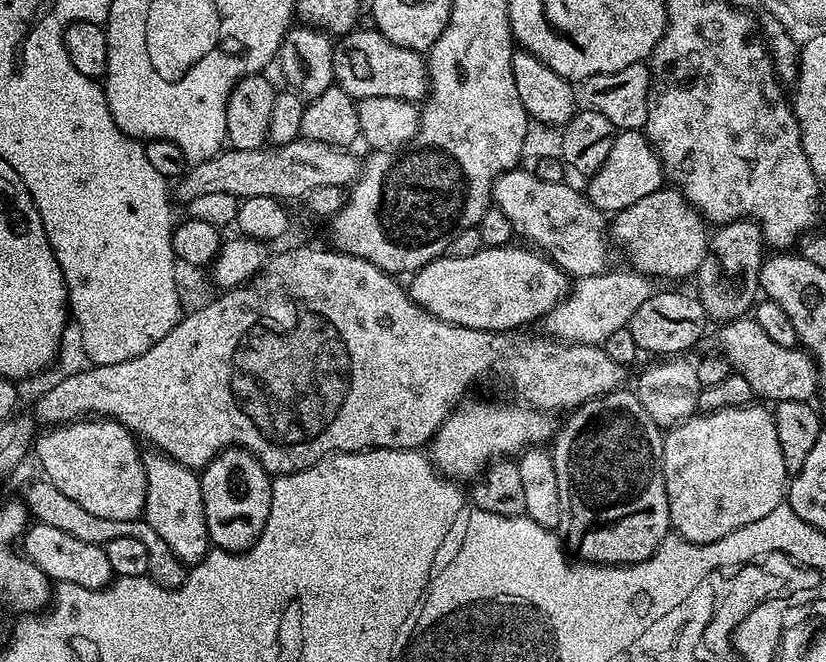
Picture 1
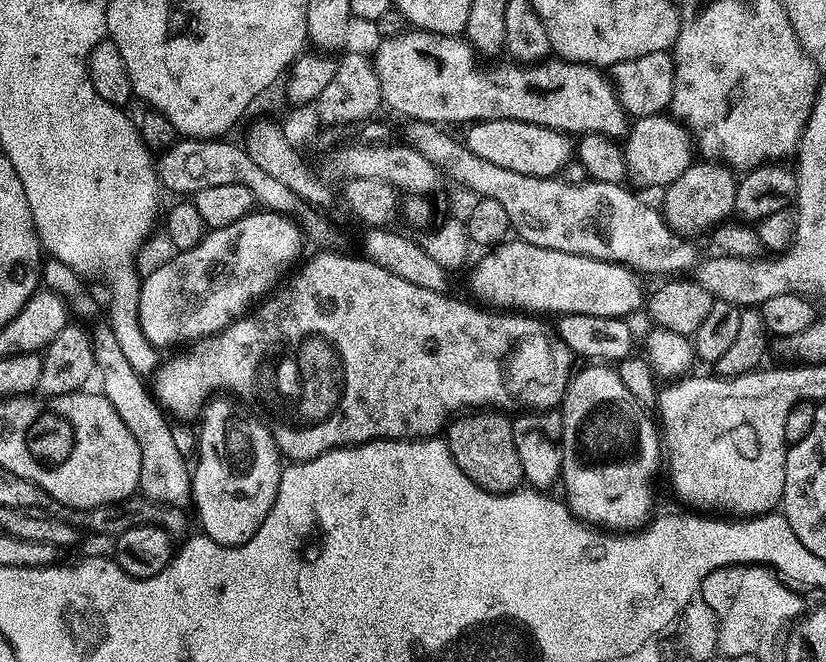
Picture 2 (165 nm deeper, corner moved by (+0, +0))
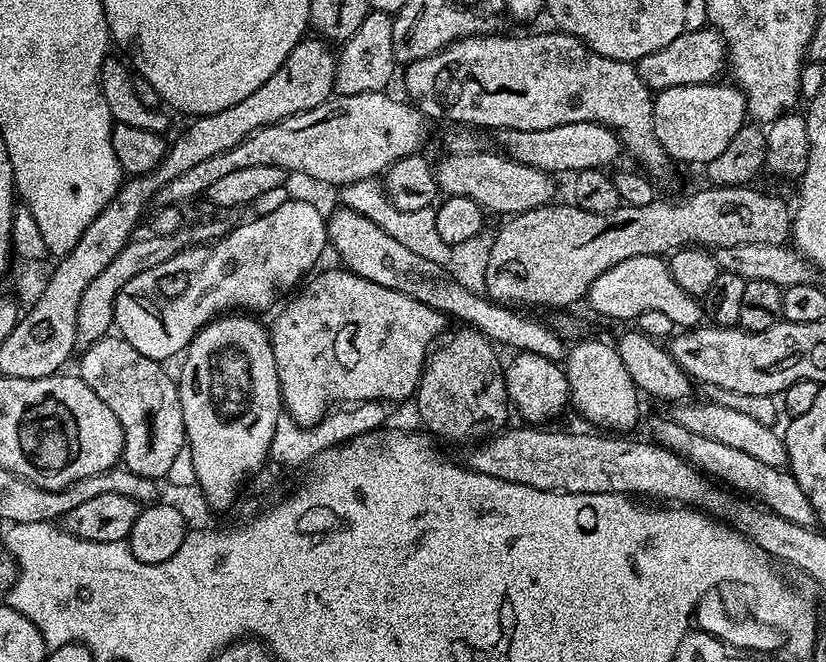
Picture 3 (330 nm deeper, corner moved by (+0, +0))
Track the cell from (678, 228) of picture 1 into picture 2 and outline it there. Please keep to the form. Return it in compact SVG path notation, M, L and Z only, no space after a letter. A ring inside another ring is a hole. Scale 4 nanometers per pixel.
M707 158L694 162L686 170L686 174L682 174L682 178L663 189L662 213L665 222L673 232L679 232L683 237L695 237L695 232L707 233L716 225L725 223L731 217L728 215L736 212L734 194L737 183L737 173L726 164Z

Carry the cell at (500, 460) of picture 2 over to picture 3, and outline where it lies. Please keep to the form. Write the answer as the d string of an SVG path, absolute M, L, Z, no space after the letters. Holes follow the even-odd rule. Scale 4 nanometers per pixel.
M460 326L453 336L445 335L431 349L428 361L424 364L424 373L420 376L420 385L416 388L414 405L420 420L429 428L433 437L441 436L452 444L475 445L507 429L510 403L504 377L505 365L500 362L497 345L479 331L469 326Z

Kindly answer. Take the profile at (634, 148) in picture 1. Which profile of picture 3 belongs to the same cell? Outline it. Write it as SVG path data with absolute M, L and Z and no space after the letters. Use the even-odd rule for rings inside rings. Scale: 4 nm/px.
M713 82L694 86L670 86L666 90L655 93L652 102L654 134L658 138L662 150L666 150L666 154L677 165L700 164L700 166L707 166L711 160L718 158L718 154L722 154L722 150L726 150L726 146L730 146L730 142L734 142L738 130L746 122L748 102L744 93L731 83L719 84Z

